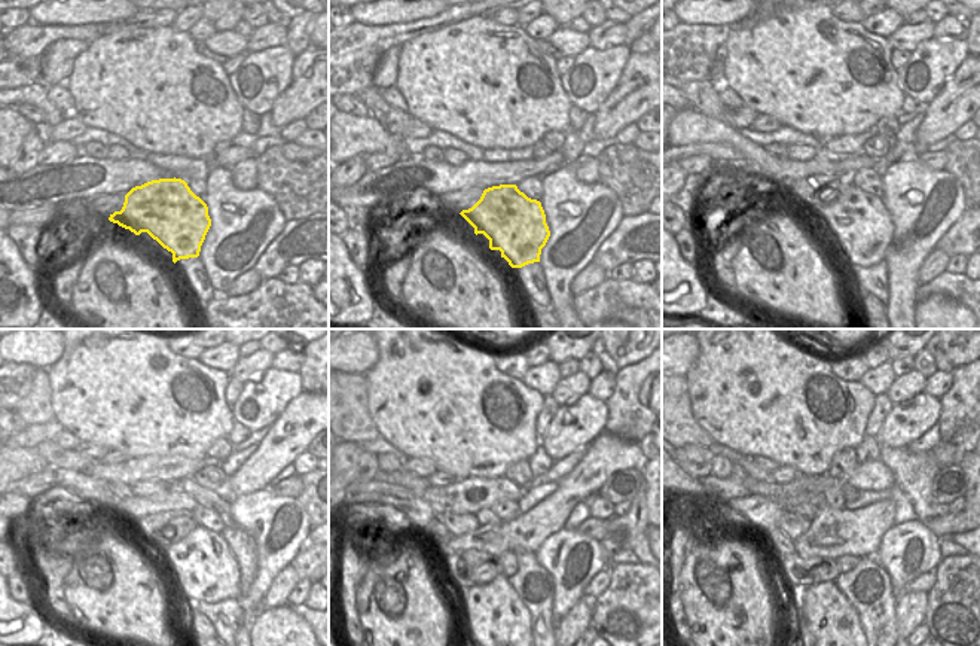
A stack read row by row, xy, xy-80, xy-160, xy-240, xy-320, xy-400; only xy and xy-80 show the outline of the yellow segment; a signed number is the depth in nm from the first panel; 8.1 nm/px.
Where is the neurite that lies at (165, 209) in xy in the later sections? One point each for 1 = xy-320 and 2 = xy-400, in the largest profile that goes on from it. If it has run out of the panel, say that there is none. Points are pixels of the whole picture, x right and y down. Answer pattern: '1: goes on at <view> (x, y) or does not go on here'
1: goes on at xy-320 (510, 631)
2: goes on at xy-400 (842, 631)

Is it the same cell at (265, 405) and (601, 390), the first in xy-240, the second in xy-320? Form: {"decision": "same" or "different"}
{"decision": "different"}

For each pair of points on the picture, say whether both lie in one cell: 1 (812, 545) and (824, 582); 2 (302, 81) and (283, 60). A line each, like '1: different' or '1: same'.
1: different
2: different

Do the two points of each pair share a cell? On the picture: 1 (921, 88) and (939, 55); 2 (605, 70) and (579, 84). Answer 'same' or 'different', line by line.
1: same
2: same

